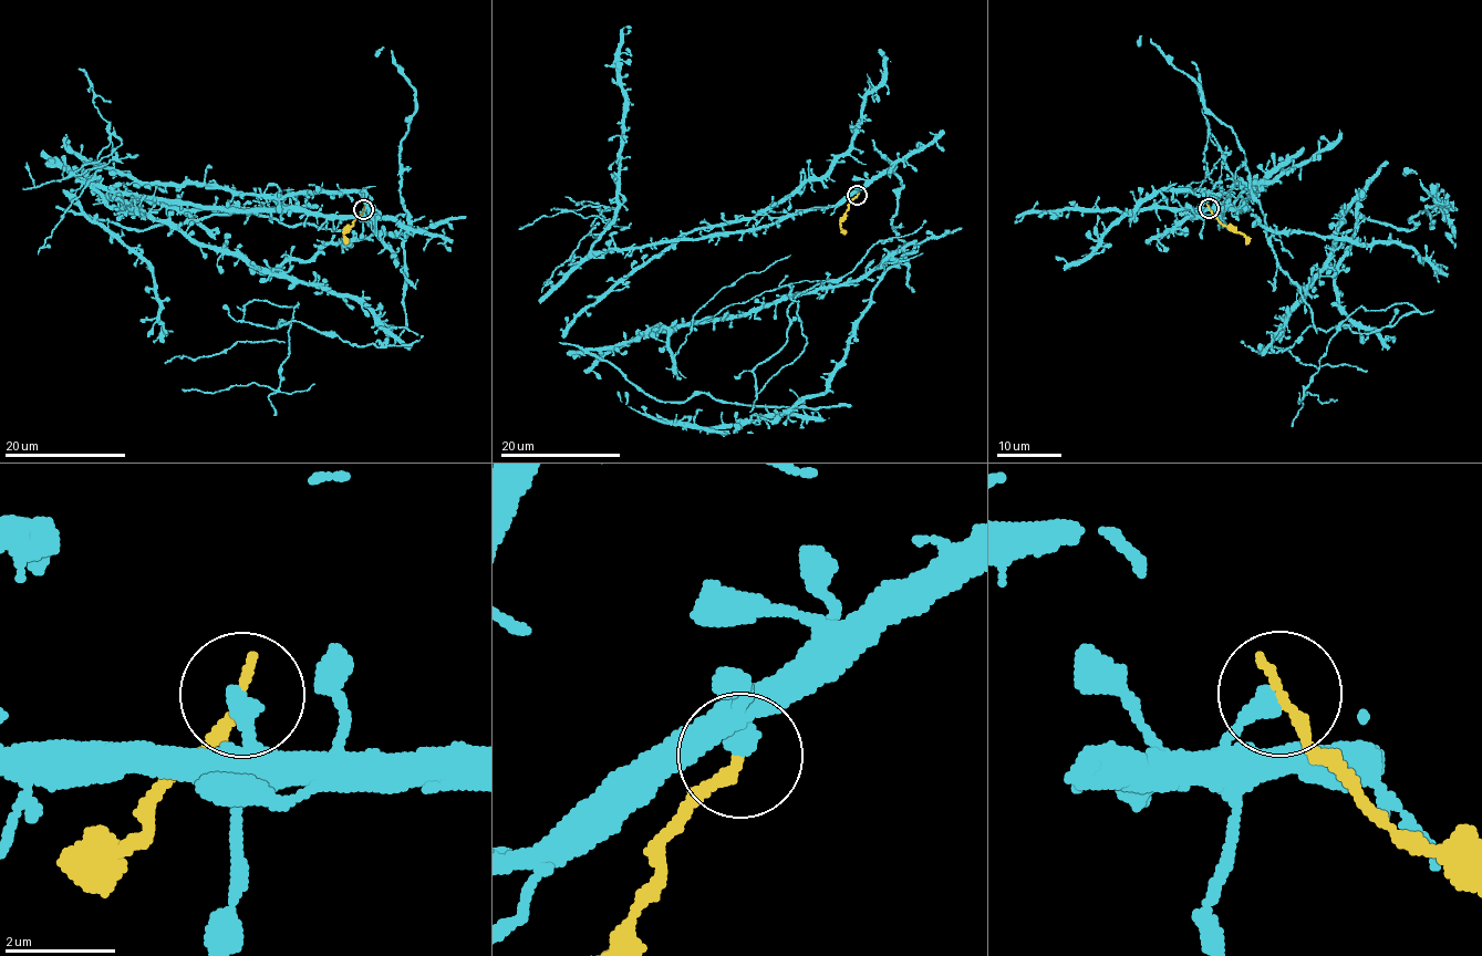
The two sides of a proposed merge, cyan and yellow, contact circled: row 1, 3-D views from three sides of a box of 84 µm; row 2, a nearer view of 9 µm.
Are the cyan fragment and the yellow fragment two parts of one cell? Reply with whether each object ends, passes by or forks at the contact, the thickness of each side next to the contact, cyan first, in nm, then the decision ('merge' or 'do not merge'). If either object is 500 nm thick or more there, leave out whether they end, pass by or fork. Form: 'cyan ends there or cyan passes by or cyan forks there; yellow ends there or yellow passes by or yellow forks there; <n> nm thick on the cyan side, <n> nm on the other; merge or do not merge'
cyan ends there; yellow ends there; 380 nm thick on the cyan side, 240 nm on the other; do not merge

